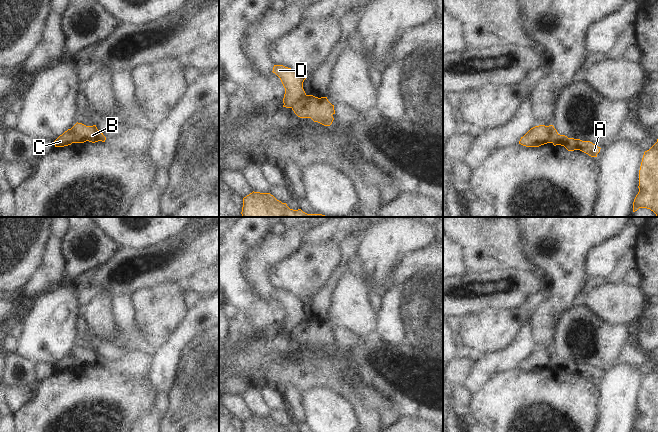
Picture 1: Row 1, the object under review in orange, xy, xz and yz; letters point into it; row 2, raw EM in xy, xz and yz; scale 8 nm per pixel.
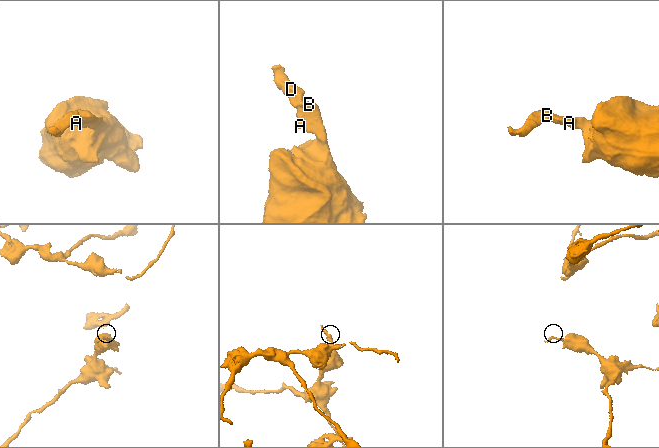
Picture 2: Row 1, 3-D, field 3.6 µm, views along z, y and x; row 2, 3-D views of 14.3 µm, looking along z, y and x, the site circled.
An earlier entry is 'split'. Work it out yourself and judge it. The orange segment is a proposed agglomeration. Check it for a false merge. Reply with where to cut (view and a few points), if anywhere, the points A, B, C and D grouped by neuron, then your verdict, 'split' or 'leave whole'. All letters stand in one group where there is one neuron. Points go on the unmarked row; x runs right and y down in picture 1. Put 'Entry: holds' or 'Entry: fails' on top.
Entry: holds
yz (547, 350), (552, 366) | A B / C D | split

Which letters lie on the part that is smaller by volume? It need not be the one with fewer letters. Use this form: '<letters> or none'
C, D

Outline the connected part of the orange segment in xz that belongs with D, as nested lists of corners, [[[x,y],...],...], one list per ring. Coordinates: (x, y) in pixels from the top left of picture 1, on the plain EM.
[[[274,289],[272,296],[280,302],[285,312],[283,331],[292,332],[306,320],[303,313],[306,302],[303,299],[283,289]]]

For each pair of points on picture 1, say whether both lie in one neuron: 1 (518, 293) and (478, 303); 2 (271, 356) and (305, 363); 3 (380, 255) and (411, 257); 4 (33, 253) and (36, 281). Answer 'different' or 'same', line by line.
1: same
2: same
3: different
4: different

